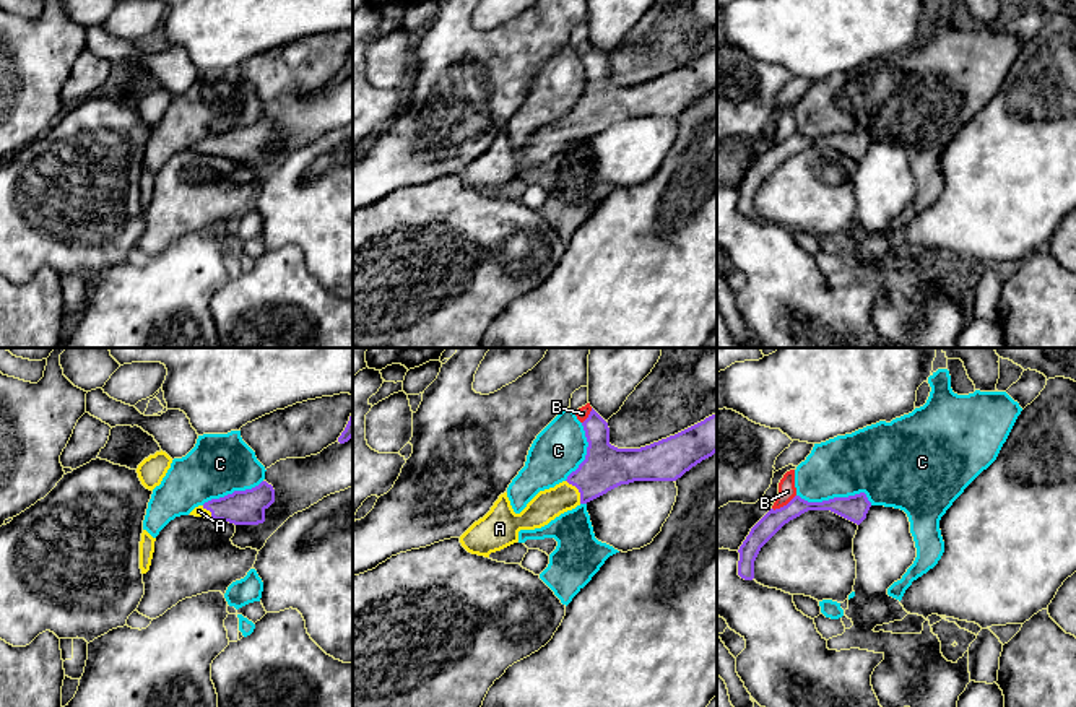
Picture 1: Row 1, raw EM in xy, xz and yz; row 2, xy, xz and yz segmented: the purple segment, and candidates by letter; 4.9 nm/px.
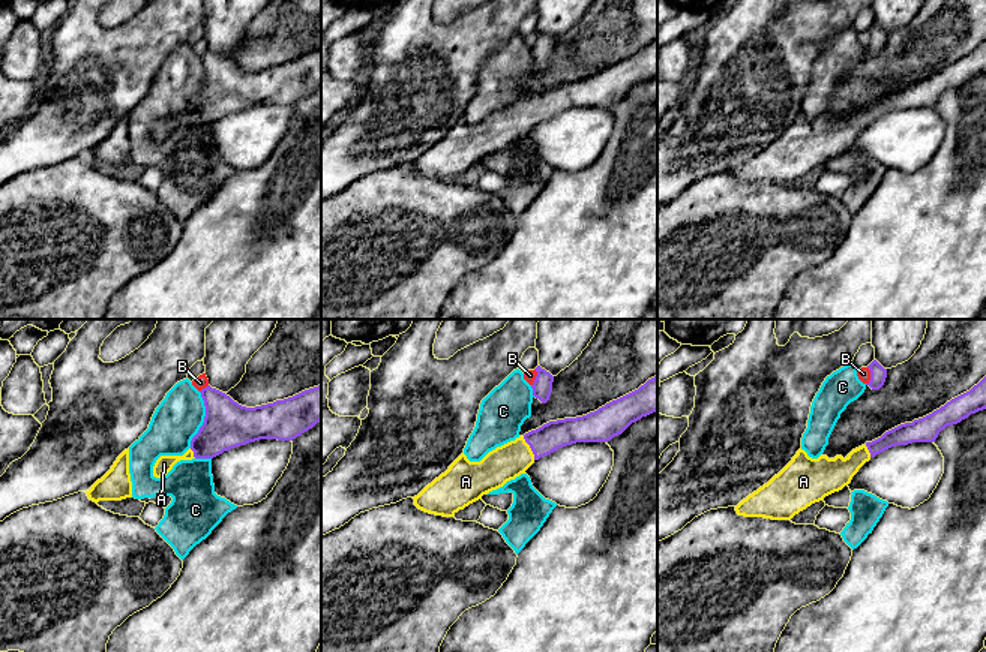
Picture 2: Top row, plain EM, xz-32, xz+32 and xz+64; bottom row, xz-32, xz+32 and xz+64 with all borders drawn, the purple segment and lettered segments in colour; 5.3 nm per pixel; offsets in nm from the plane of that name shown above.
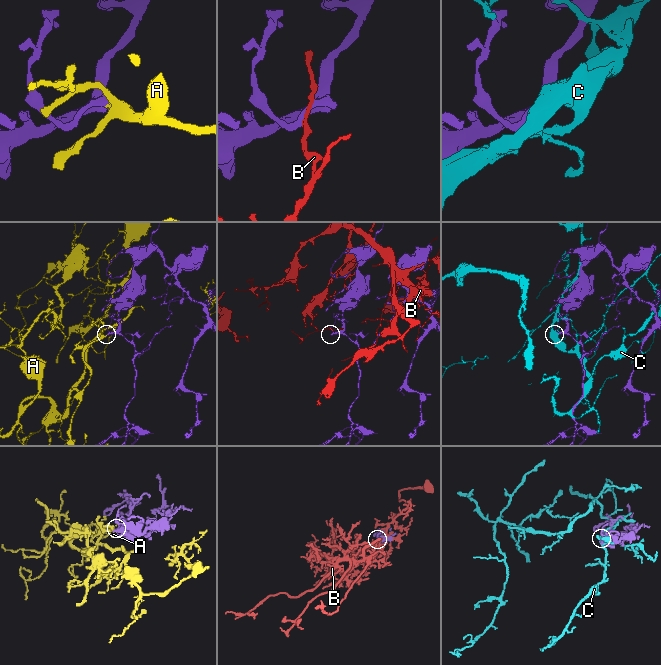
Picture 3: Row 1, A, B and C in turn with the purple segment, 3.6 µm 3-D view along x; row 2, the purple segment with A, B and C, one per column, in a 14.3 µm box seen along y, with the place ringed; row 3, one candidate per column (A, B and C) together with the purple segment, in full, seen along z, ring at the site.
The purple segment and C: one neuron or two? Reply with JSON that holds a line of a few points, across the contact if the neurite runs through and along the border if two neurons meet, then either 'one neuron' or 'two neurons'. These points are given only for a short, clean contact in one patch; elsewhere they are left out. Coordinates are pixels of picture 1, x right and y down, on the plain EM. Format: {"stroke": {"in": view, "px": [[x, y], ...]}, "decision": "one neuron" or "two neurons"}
{"decision": "two neurons"}

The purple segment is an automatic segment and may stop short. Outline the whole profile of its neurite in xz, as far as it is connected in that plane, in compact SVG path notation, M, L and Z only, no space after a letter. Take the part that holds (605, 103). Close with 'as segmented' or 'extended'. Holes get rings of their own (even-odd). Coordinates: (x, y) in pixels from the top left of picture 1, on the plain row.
M592 44L582 59L588 78L585 96L566 117L540 127L515 150L507 128L462 172L462 182L489 193L518 177L520 166L548 161L561 150L634 117L676 117L717 88L717 50L650 81L618 85L610 80L608 59Z | extended

